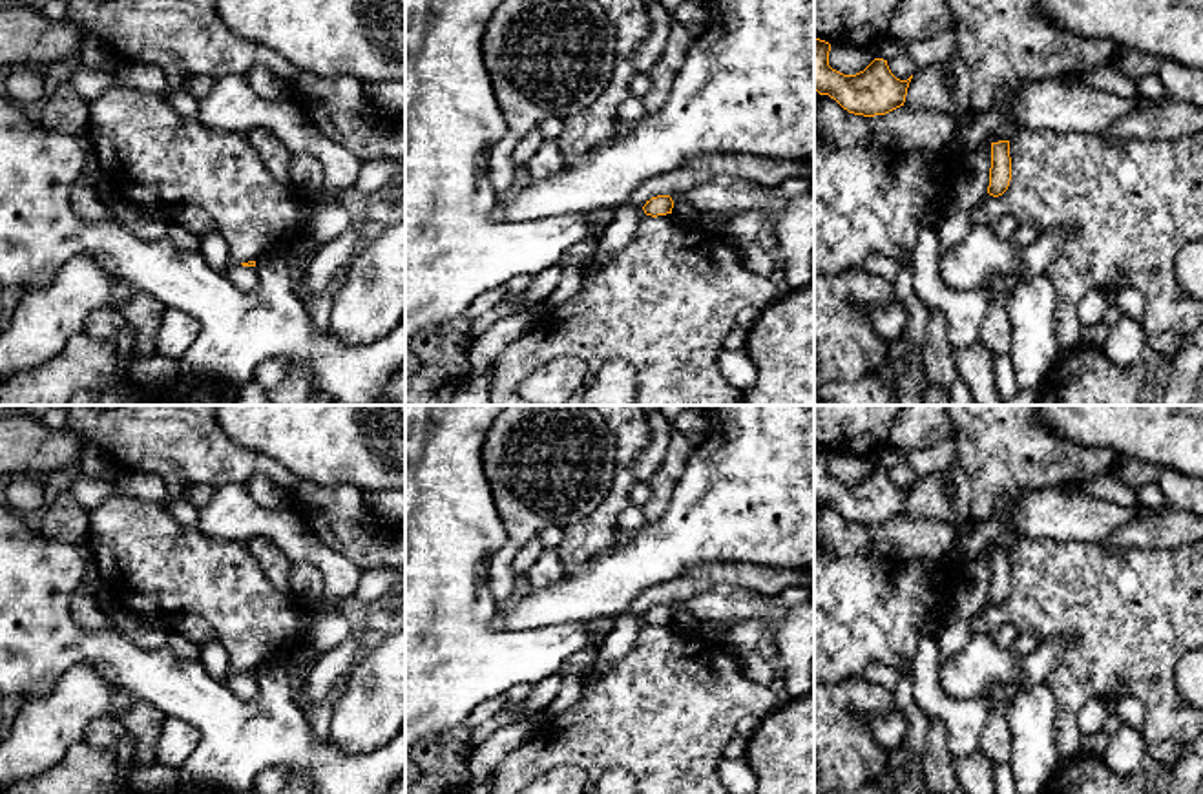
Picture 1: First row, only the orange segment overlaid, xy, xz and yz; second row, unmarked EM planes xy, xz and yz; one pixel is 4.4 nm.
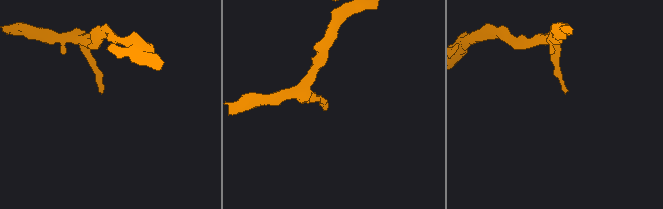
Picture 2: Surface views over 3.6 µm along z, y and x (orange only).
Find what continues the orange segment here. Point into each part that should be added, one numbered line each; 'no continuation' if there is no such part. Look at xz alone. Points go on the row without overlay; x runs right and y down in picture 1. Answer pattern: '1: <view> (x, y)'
no continuation

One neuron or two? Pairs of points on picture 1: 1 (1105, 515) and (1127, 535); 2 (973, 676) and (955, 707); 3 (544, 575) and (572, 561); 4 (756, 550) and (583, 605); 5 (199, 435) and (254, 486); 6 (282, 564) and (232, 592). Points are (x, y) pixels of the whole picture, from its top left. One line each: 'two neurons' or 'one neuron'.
1: two neurons
2: two neurons
3: two neurons
4: one neuron
5: two neurons
6: two neurons

